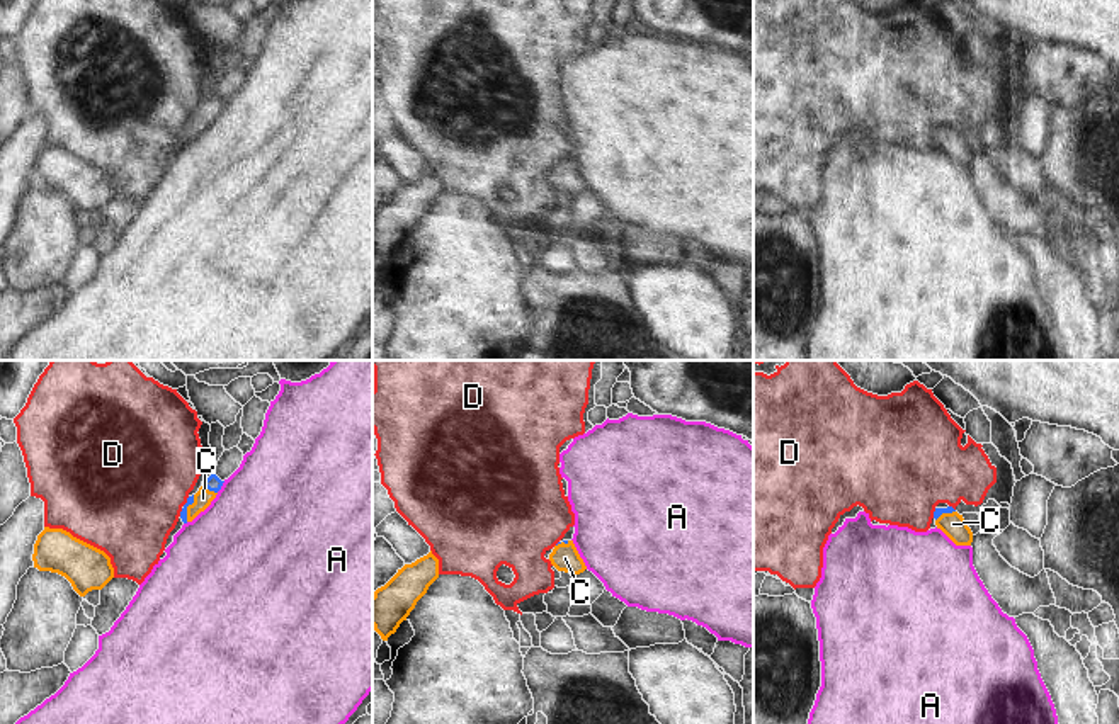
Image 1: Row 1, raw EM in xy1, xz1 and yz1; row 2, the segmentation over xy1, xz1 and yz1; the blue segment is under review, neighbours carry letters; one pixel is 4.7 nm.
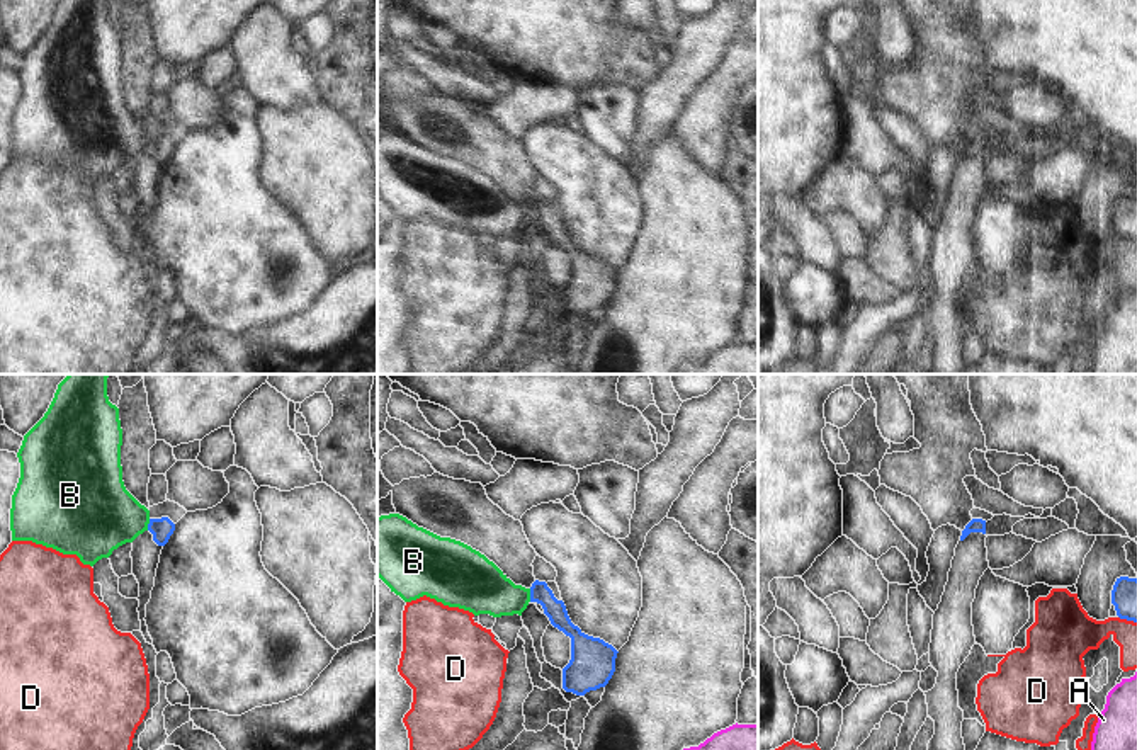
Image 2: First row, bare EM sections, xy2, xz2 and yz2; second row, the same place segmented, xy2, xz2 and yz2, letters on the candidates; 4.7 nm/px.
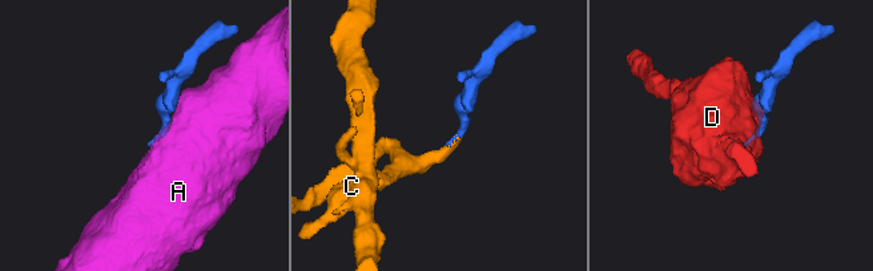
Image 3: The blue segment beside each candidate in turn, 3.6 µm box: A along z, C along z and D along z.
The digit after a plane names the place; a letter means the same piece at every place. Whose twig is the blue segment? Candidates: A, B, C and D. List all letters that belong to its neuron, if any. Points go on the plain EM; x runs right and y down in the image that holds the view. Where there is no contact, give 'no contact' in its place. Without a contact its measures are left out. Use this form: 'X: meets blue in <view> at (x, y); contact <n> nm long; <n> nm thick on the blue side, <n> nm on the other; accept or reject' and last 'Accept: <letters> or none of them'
A: meets blue in xy1 at (221, 104); contact 70 nm long; 80 nm thick on the blue side, 500 nm on the other; reject
B: meets blue in xz2 at (531, 215); contact 60 nm long; 100 nm thick on the blue side, 260 nm on the other; reject
C: meets blue in xy1 at (210, 109); contact 90 nm long; 80 nm thick on the blue side, 90 nm on the other; accept
D: meets blue in yz2 at (1127, 238); contact 90 nm long; 130 nm thick on the blue side, 200 nm on the other; reject
Accept: C

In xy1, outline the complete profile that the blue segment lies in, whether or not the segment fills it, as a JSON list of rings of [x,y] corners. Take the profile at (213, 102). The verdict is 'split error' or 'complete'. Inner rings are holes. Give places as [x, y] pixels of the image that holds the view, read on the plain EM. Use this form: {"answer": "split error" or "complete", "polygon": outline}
{"answer": "split error", "polygon": [[[211,93],[202,100],[199,110],[187,117],[180,131],[180,138],[184,143],[192,141],[201,131],[204,131],[211,121],[216,117],[224,100],[221,100],[216,93]]]}

